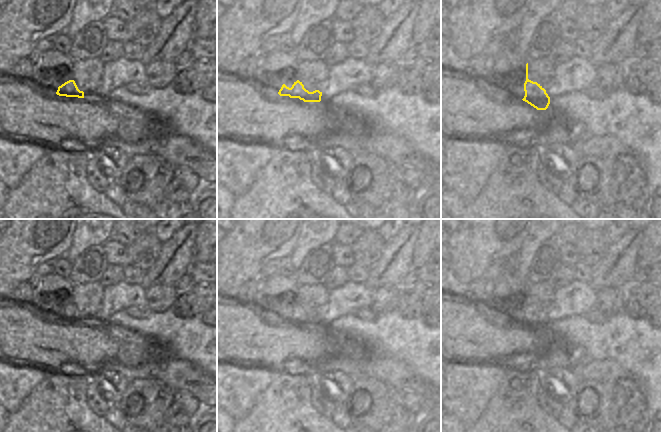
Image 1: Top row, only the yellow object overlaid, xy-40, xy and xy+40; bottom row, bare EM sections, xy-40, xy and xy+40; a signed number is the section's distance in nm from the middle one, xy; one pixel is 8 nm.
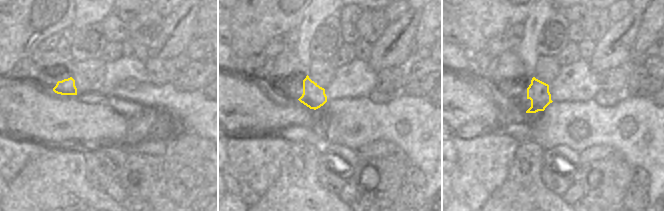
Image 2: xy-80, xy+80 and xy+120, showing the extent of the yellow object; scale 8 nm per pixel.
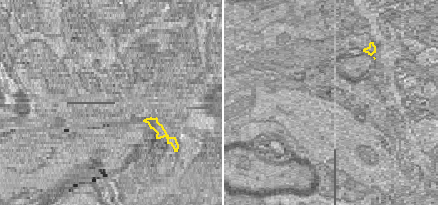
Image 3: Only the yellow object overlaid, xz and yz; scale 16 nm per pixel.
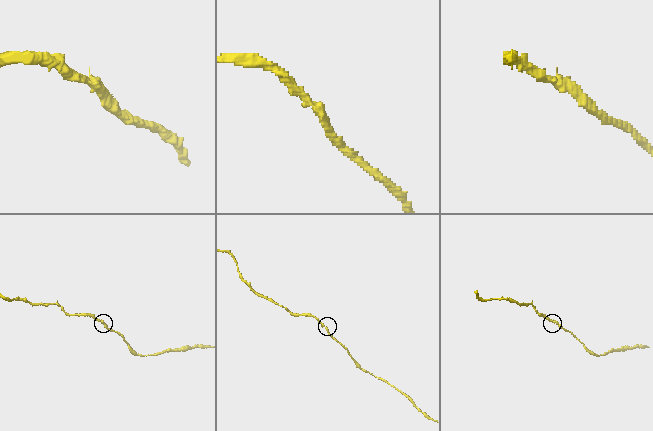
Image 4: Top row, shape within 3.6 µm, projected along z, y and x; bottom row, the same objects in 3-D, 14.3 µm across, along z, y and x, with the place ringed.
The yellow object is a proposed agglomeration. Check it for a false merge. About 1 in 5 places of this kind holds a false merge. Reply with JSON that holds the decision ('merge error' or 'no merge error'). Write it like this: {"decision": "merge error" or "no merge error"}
{"decision": "no merge error"}

